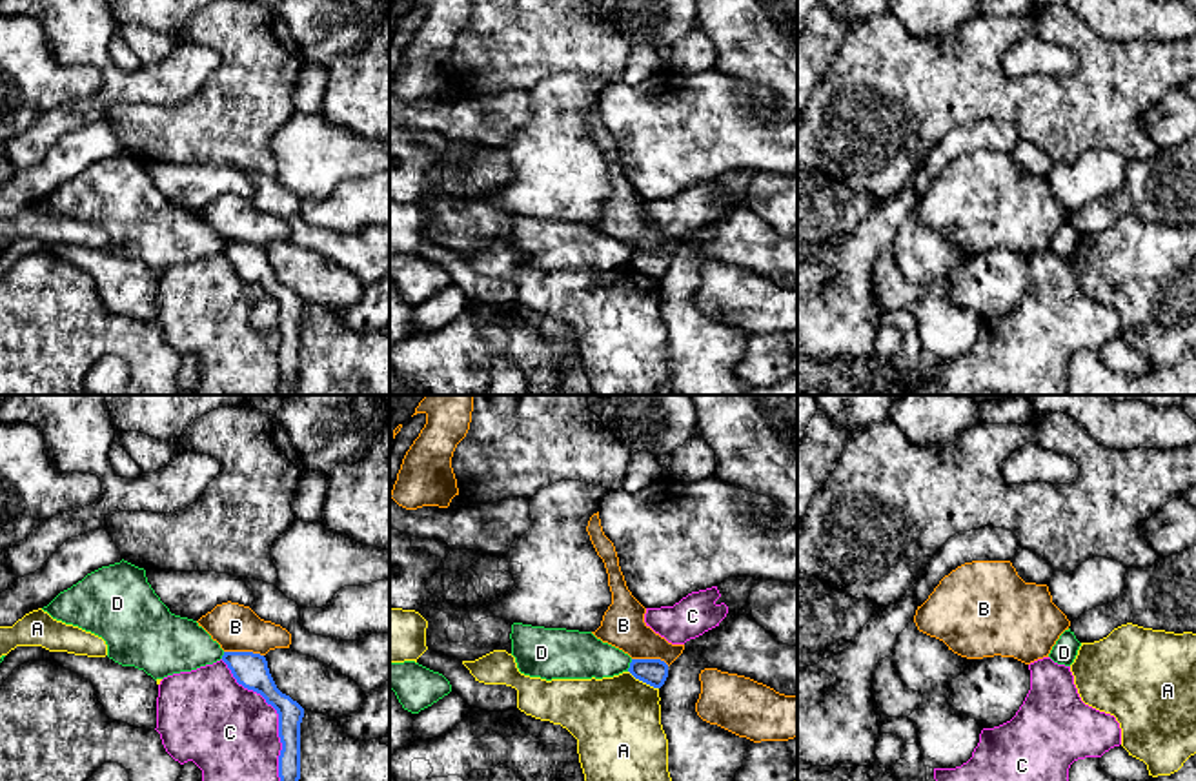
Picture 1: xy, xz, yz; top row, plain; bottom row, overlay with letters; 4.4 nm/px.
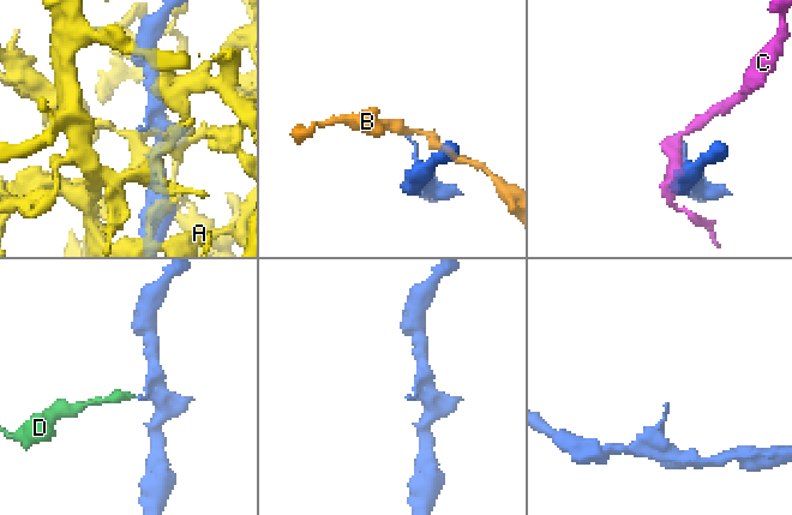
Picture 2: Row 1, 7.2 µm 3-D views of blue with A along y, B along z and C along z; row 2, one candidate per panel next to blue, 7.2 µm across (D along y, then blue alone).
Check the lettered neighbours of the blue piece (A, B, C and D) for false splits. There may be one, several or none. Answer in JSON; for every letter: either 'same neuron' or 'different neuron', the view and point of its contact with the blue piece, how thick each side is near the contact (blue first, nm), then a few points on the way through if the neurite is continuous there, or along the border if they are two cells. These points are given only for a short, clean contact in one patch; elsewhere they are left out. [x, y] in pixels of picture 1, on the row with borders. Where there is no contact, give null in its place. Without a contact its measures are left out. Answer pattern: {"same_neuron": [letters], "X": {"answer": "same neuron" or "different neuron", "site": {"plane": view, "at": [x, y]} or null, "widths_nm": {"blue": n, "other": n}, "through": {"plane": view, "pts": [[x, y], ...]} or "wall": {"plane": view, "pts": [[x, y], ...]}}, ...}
{"same_neuron": [], "A": {"answer": "different neuron", "site": {"plane": "xz", "at": [643, 681]}, "widths_nm": {"blue": 120, "other": 380}}, "B": {"answer": "different neuron", "site": {"plane": "xy", "at": [244, 652]}, "widths_nm": {"blue": 150, "other": 200}, "wall": {"plane": "xy", "pts": [[224, 650], [252, 650], [263, 656]]}}, "C": {"answer": "different neuron", "site": {"plane": "xy", "at": [279, 716]}, "widths_nm": {"blue": 150, "other": 420}}, "D": {"answer": "different neuron", "site": {"plane": "xz", "at": [630, 665]}, "widths_nm": {"blue": 120, "other": 220}, "wall": {"plane": "xz", "pts": [[632, 659], [627, 670]]}}}

